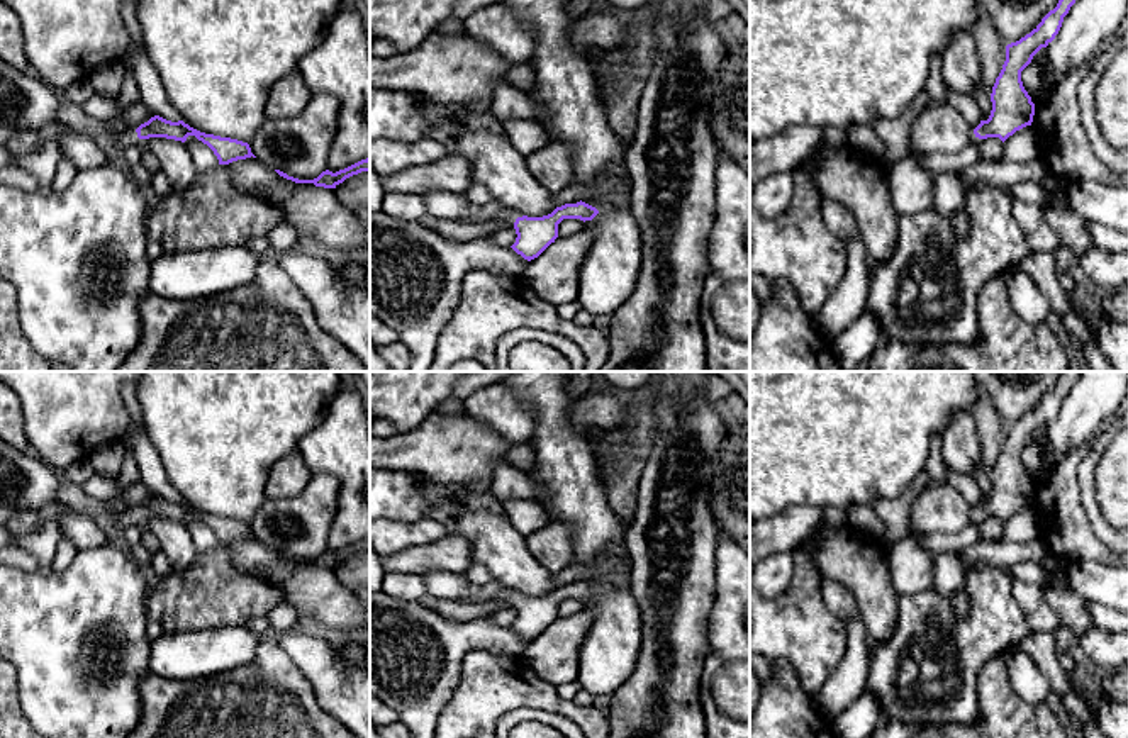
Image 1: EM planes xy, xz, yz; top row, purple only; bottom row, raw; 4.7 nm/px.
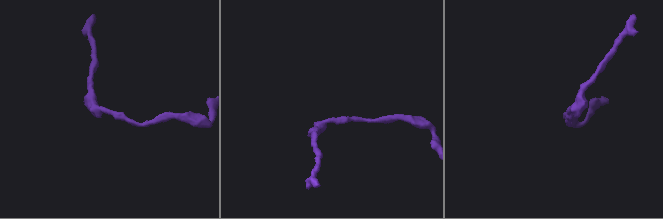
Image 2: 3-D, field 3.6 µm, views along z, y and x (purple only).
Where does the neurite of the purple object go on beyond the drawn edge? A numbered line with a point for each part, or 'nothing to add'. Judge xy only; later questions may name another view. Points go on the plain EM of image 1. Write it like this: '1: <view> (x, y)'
1: xy (129, 518)

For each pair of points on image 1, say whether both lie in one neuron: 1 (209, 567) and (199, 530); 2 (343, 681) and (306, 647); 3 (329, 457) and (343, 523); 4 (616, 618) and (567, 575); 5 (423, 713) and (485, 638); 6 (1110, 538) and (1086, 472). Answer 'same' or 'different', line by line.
1: different
2: same
3: same
4: different
5: same
6: same

